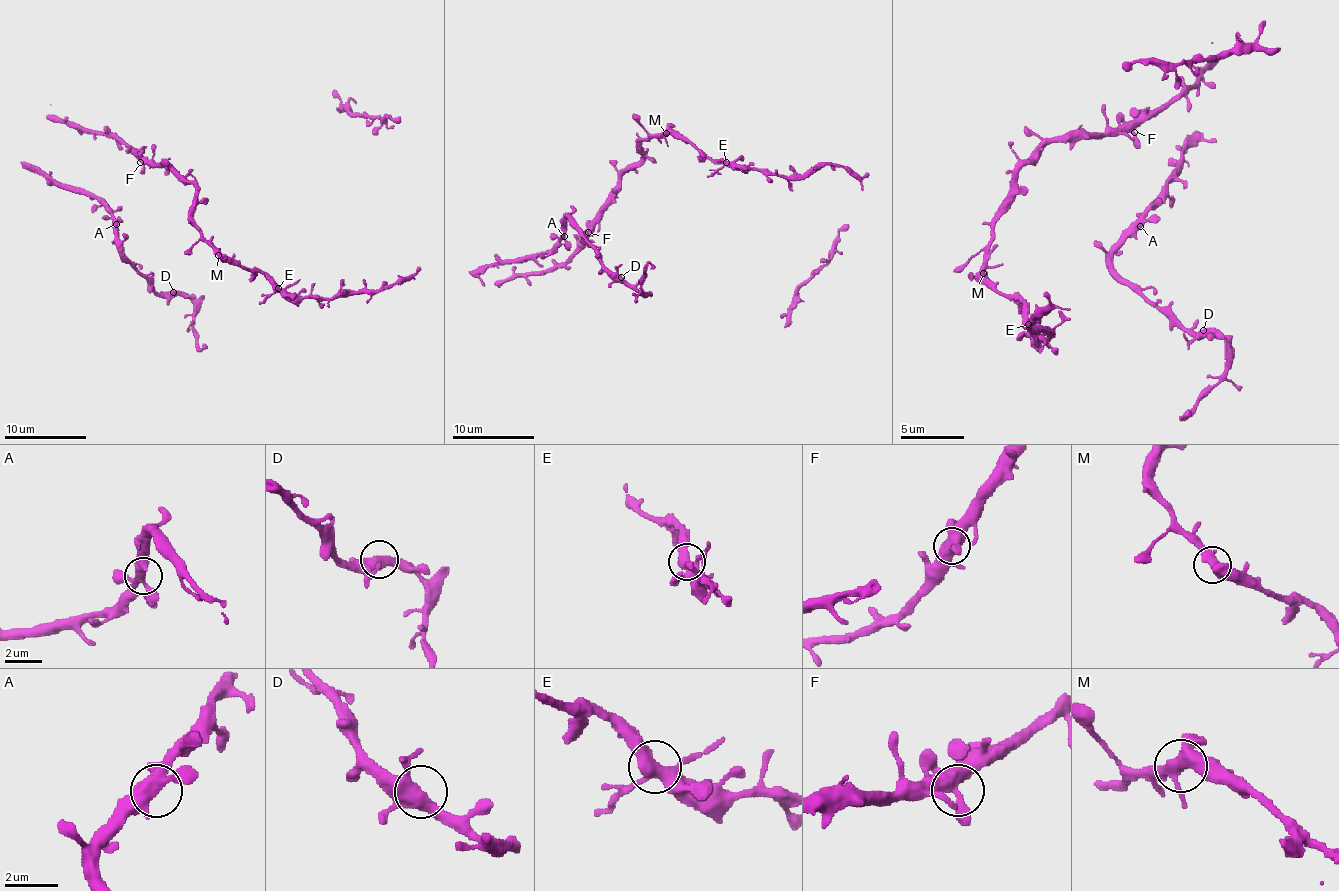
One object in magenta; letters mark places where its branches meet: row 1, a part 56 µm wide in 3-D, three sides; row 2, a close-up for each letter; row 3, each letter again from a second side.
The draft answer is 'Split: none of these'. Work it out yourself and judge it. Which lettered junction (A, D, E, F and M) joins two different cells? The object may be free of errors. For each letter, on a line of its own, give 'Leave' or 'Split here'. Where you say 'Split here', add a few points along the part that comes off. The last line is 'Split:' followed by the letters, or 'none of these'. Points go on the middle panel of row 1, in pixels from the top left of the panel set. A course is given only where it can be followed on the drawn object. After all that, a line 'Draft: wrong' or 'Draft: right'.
A: Leave
D: Leave
E: Leave
F: Leave
M: Leave
Split: none of these
Draft: right

